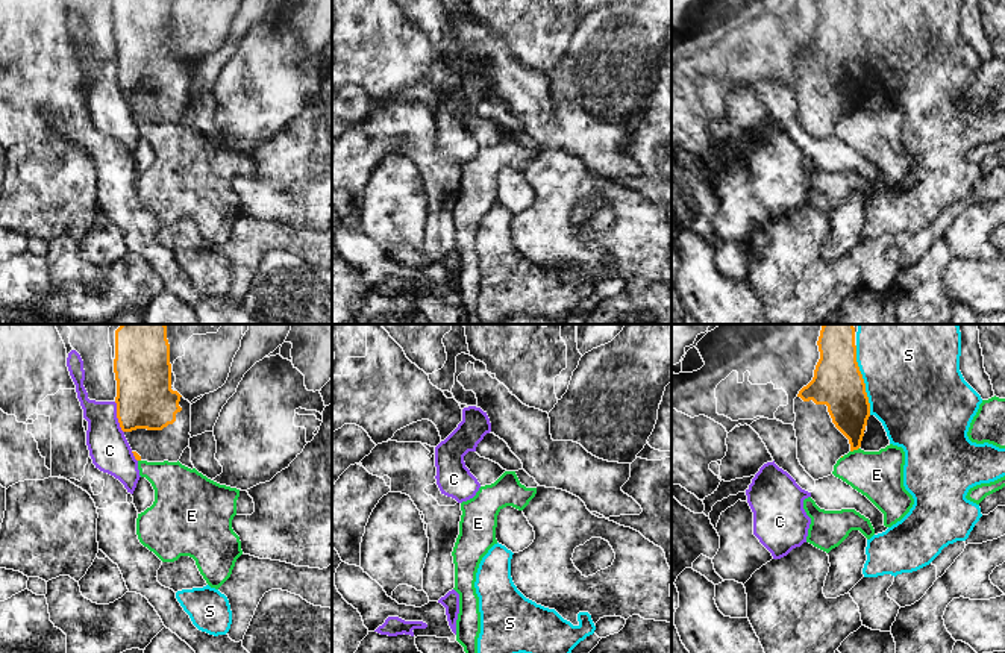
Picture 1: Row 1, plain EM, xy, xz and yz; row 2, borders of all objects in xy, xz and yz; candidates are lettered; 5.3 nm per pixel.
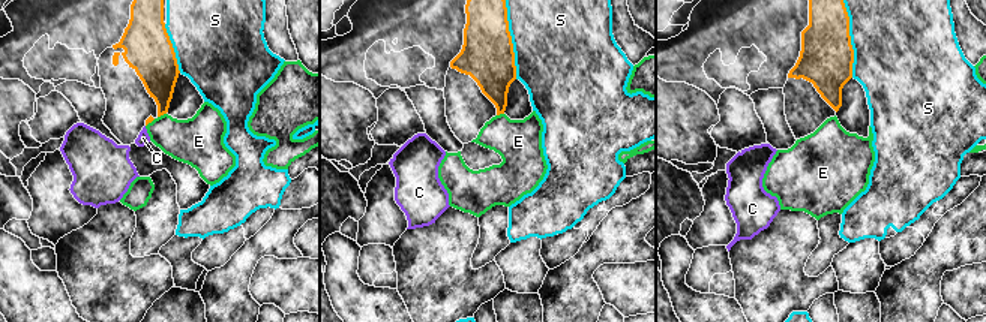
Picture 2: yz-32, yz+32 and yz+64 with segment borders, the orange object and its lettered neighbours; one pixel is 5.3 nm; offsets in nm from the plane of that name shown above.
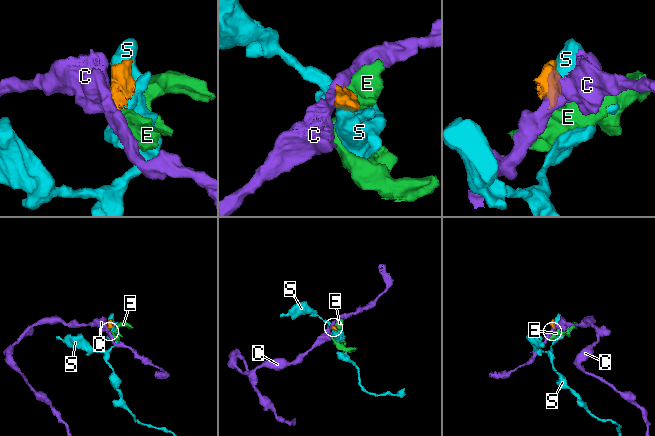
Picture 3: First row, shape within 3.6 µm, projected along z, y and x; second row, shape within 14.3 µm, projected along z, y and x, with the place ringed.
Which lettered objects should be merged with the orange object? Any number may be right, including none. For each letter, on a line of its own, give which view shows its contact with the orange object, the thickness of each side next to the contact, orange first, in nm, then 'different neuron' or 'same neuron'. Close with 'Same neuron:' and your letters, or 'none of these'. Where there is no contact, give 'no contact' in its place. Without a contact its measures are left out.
C: xy | 300/220 nm | different neuron
E: yz | 220/260 nm | different neuron
S: yz | 260/500 nm | different neuron
Same neuron: none of these

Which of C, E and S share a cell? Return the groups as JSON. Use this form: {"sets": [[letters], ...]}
{"sets": [["C"], ["E"], ["S"]]}

